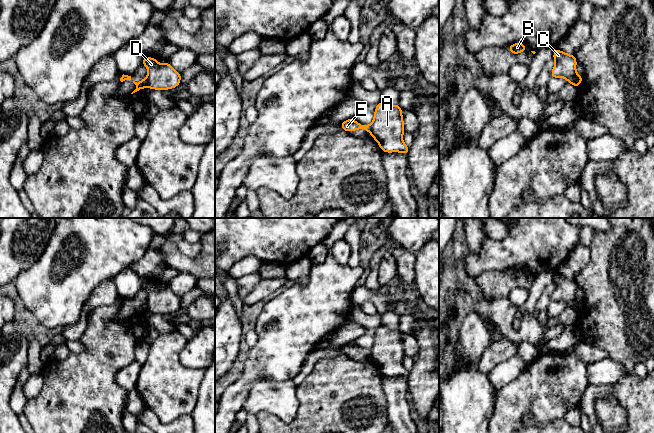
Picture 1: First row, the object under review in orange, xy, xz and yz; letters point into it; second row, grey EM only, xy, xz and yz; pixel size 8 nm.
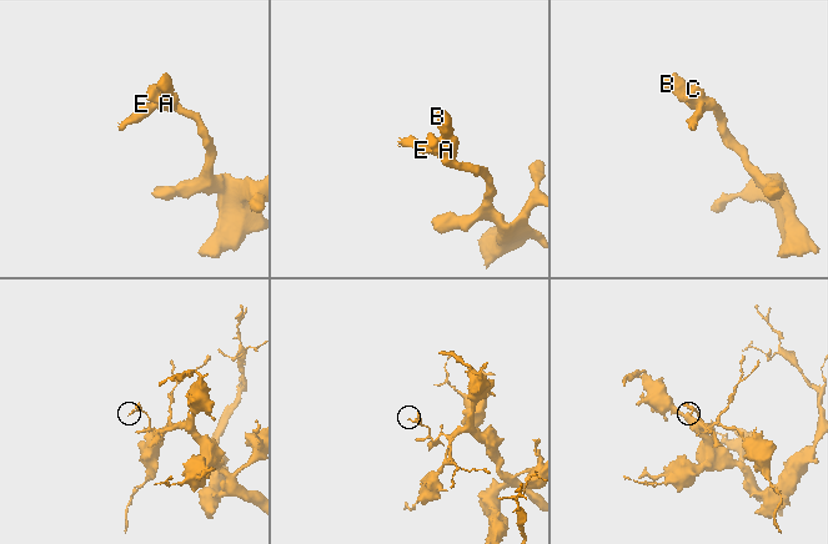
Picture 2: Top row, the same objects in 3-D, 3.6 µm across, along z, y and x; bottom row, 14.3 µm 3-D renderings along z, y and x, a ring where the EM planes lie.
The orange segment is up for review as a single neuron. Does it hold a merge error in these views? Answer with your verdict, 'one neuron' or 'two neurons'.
two neurons

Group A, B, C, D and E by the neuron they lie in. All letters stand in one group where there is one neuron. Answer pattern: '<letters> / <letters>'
A B C D / E

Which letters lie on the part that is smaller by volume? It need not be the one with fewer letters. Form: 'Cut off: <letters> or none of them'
Cut off: E

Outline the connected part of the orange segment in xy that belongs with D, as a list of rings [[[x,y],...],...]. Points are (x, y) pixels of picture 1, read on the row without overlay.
[[[147,281],[142,283],[141,289],[148,292],[147,311],[156,314],[176,312],[181,306],[181,298],[168,286],[159,288],[156,282]]]

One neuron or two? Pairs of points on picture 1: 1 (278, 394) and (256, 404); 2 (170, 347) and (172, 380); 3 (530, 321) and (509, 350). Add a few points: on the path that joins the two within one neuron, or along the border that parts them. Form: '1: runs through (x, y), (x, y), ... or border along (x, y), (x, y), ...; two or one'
1: runs through (273, 396), (264, 396), (261, 399); one
2: runs through (170, 355), (170, 372); one
3: border along (505, 336), (518, 343); two

